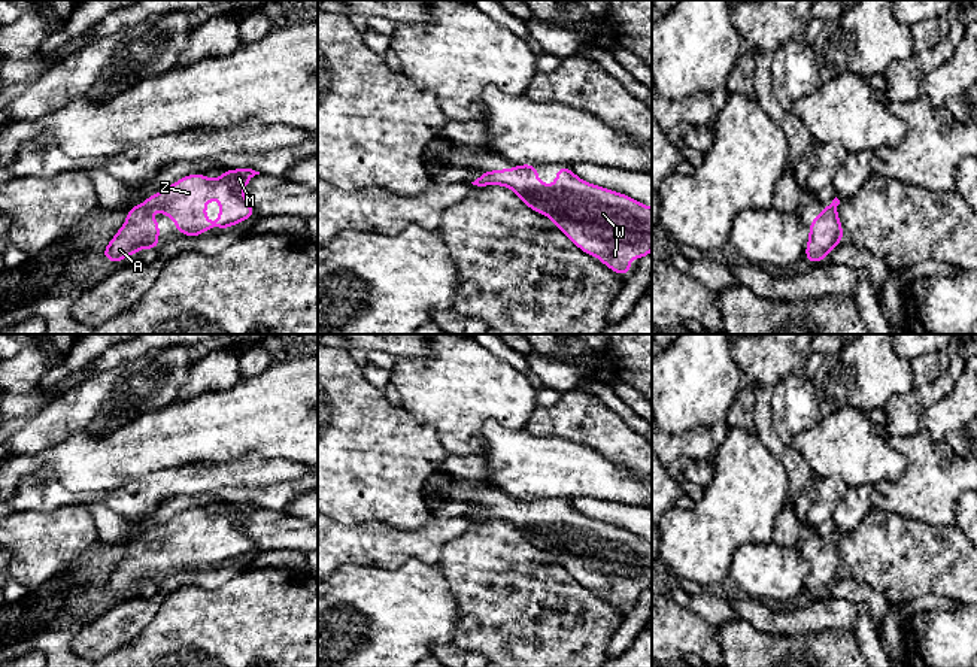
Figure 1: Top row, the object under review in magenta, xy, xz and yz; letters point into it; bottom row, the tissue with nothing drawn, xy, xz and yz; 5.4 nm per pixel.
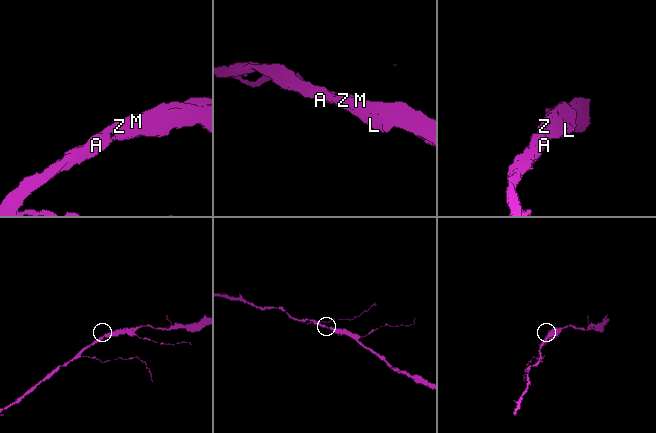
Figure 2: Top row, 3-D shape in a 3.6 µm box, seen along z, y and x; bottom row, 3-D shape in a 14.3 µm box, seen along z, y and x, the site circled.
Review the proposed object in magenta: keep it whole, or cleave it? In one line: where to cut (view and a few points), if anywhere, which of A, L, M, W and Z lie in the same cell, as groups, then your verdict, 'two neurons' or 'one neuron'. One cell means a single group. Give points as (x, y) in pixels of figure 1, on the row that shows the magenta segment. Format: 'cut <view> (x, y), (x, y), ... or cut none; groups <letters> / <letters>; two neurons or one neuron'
cut none; groups A L M W Z; one neuron

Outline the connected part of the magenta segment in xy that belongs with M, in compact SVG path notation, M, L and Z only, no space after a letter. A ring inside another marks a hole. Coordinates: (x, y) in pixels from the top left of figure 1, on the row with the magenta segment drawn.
M228 169L218 179L212 181L201 173L188 175L173 185L160 191L140 206L127 210L127 222L107 243L100 257L118 264L139 249L151 248L157 251L160 243L160 224L149 215L151 209L163 212L175 219L178 233L198 237L204 230L227 230L240 221L255 216L254 207L242 192L249 181L260 175L252 169ZM219 198L219 221L206 219L206 201Z

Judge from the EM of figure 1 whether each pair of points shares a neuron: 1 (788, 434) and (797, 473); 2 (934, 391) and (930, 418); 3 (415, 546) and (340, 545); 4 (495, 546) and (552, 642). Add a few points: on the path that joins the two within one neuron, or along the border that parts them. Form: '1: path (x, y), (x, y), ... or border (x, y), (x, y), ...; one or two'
1: border (779, 434), (791, 445); two
2: border (955, 381), (955, 387), (922, 414), (921, 427); two
3: path (397, 545), (358, 545); one
4: path (495, 570), (503, 588), (528, 619); one

